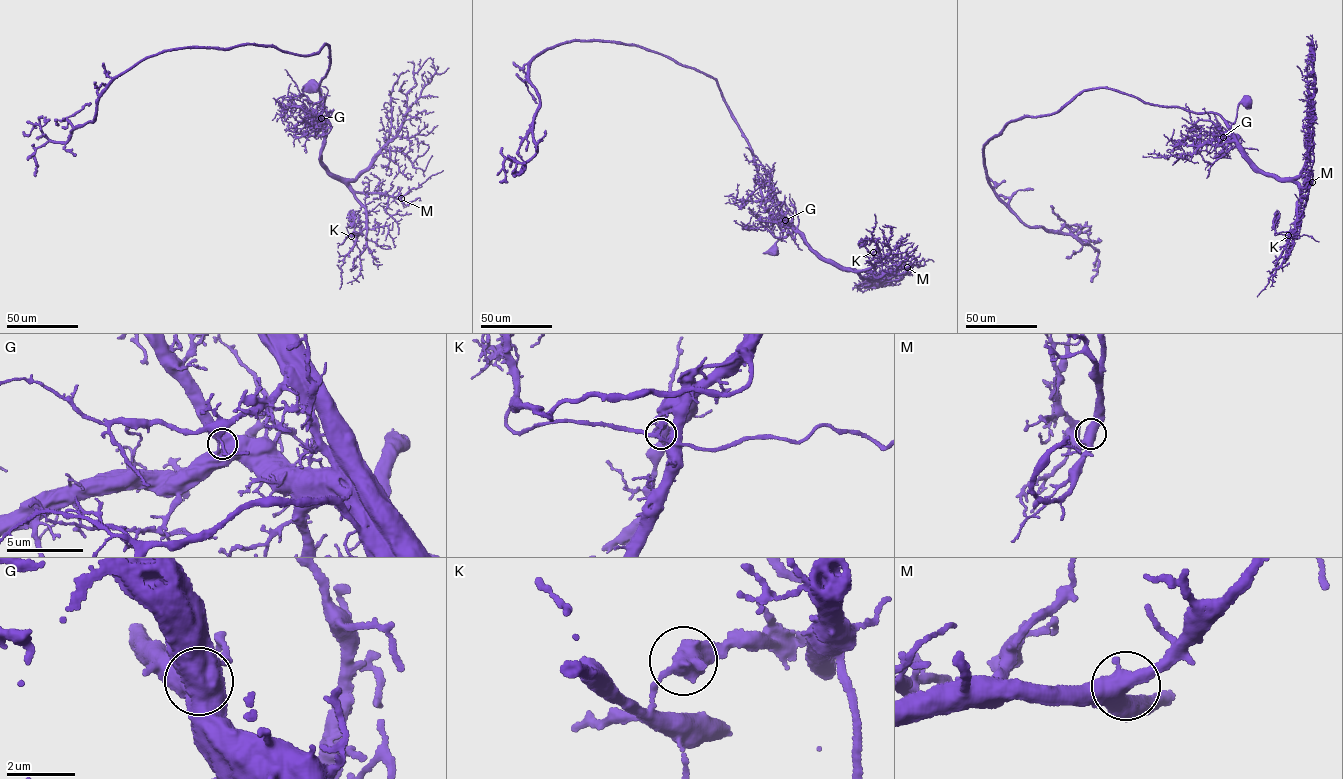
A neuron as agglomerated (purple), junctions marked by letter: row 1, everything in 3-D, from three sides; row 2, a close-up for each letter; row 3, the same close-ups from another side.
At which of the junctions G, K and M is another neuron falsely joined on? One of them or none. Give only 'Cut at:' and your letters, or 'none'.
Cut at: K

